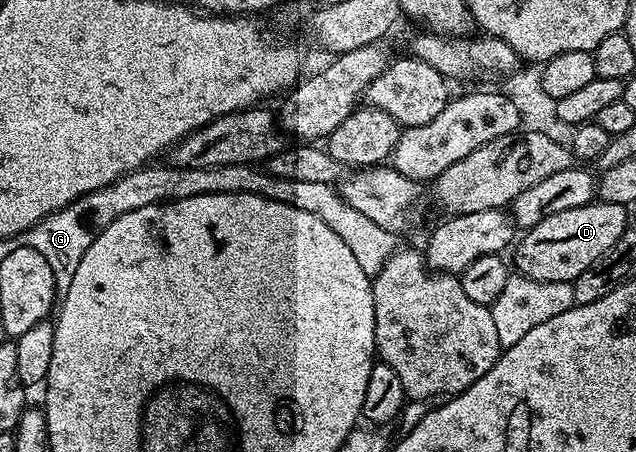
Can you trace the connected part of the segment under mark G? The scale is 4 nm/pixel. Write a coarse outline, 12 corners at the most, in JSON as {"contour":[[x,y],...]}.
{"contour":[[149,164],[23,234],[70,292],[86,248],[118,216],[190,196],[246,192],[302,208],[382,272],[397,235],[333,184],[256,164]]}

